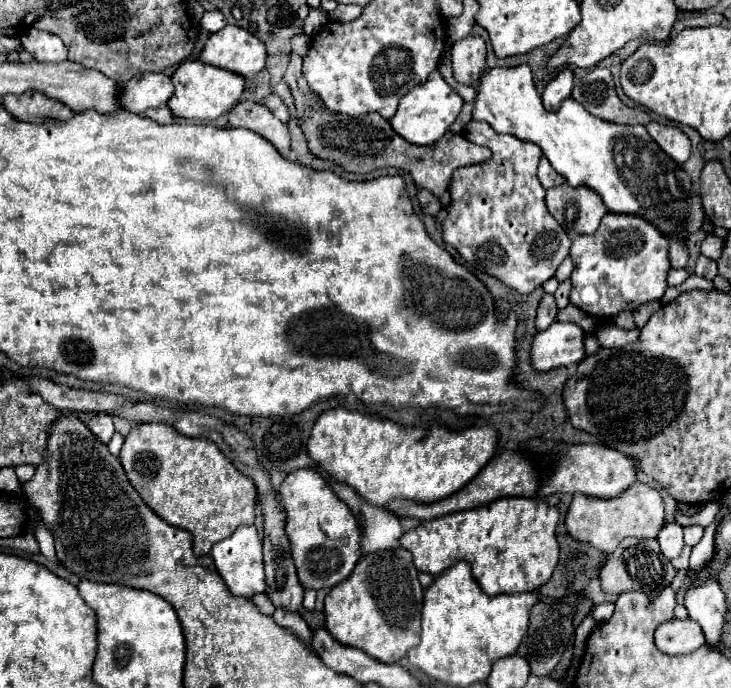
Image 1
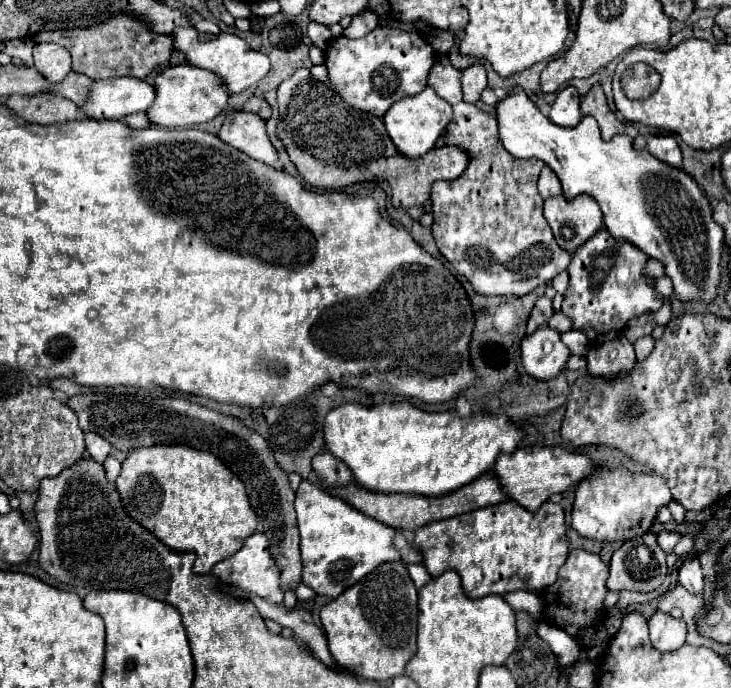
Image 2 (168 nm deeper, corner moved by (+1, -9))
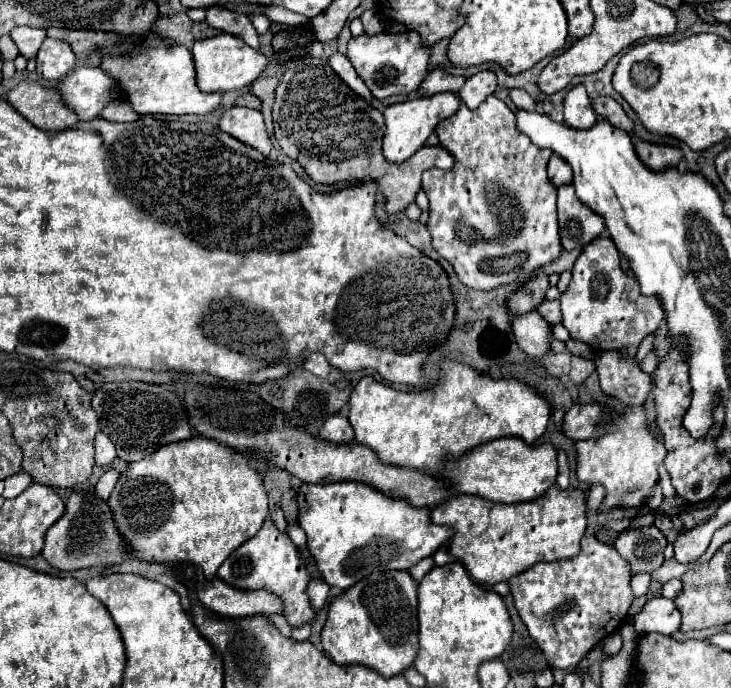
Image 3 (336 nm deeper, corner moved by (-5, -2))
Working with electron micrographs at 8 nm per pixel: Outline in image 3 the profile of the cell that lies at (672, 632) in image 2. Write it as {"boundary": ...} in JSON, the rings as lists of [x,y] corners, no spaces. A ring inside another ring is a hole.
{"boundary":[[[653,597],[645,603],[645,607],[633,617],[635,629],[643,633],[663,633],[671,635],[679,631],[681,613],[677,611],[675,603],[665,597]]]}

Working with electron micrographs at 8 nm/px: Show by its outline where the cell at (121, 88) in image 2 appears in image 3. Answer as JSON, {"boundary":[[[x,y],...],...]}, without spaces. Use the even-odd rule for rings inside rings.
{"boundary":[[[79,67],[59,81],[55,89],[61,93],[61,101],[65,101],[81,121],[99,117],[105,105],[121,99],[119,85],[99,67]]]}

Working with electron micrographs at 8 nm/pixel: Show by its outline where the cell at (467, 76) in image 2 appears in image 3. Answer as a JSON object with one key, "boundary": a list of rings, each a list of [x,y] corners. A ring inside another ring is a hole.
{"boundary":[[[479,71],[465,81],[465,85],[459,91],[459,97],[469,109],[477,109],[489,95],[495,93],[495,89],[497,89],[495,73],[493,71]]]}

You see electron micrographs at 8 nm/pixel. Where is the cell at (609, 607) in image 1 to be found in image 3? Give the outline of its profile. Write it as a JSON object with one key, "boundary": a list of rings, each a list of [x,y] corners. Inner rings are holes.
{"boundary":[[[641,573],[641,575],[635,575],[633,581],[631,581],[631,587],[633,587],[633,593],[637,597],[645,595],[649,591],[649,583],[651,583],[651,575],[649,573]]]}

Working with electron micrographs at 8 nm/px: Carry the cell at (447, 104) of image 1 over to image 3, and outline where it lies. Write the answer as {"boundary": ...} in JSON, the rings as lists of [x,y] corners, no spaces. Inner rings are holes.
{"boundary":[[[435,93],[429,97],[417,97],[411,101],[403,101],[403,103],[395,103],[383,109],[383,117],[385,117],[385,135],[383,135],[383,155],[387,161],[393,163],[401,163],[405,159],[409,159],[417,149],[423,147],[423,143],[427,141],[427,137],[435,131],[437,123],[455,115],[457,109],[461,105],[461,99],[451,93]]]}

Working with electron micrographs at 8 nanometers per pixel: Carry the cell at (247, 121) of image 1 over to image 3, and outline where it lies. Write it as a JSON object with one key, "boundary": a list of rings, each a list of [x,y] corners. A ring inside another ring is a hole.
{"boundary":[[[231,107],[223,113],[219,127],[229,133],[231,137],[239,139],[245,145],[251,145],[263,155],[269,155],[271,151],[271,139],[267,135],[263,115],[261,111],[249,109],[249,107]]]}

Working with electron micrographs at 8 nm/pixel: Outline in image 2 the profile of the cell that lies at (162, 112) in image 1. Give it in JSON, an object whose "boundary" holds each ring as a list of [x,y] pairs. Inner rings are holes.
{"boundary":[[[137,112],[137,114],[131,114],[125,118],[127,124],[131,124],[133,128],[149,128],[151,122],[147,120],[147,114],[145,112]]]}

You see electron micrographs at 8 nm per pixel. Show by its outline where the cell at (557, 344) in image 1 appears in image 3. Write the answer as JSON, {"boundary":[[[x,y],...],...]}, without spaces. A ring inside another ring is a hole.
{"boundary":[[[523,313],[511,317],[513,335],[517,345],[529,355],[529,357],[543,357],[549,351],[549,339],[551,339],[551,325],[537,313]]]}

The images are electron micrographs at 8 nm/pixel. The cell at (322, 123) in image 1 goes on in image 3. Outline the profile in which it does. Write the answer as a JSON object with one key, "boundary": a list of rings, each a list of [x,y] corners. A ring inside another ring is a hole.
{"boundary":[[[307,59],[303,65],[289,67],[275,89],[275,103],[273,103],[273,125],[275,125],[275,139],[279,141],[283,153],[305,169],[305,173],[315,183],[341,183],[341,181],[375,181],[385,197],[387,213],[405,211],[407,205],[415,201],[417,191],[421,189],[421,173],[439,167],[451,169],[453,157],[443,147],[421,147],[413,157],[403,163],[389,163],[381,153],[381,139],[385,133],[385,119],[383,113],[371,107],[365,99],[355,95],[343,79],[331,69],[329,61],[325,59]]]}

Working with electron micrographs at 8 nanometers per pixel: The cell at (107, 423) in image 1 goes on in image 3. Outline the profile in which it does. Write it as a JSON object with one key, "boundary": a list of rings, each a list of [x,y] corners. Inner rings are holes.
{"boundary":[[[97,433],[97,437],[95,437],[95,463],[99,467],[109,467],[115,457],[117,457],[117,453],[115,453],[115,445],[111,443],[111,439],[105,433]]]}

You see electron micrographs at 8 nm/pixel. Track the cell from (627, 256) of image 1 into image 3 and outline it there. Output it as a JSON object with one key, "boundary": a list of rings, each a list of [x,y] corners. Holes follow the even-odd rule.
{"boundary":[[[607,235],[597,237],[581,251],[573,265],[573,279],[559,299],[563,327],[571,339],[583,341],[597,351],[613,349],[623,357],[635,357],[639,343],[659,327],[665,315],[657,297],[641,295],[637,279],[621,271],[619,257],[613,239]]]}

